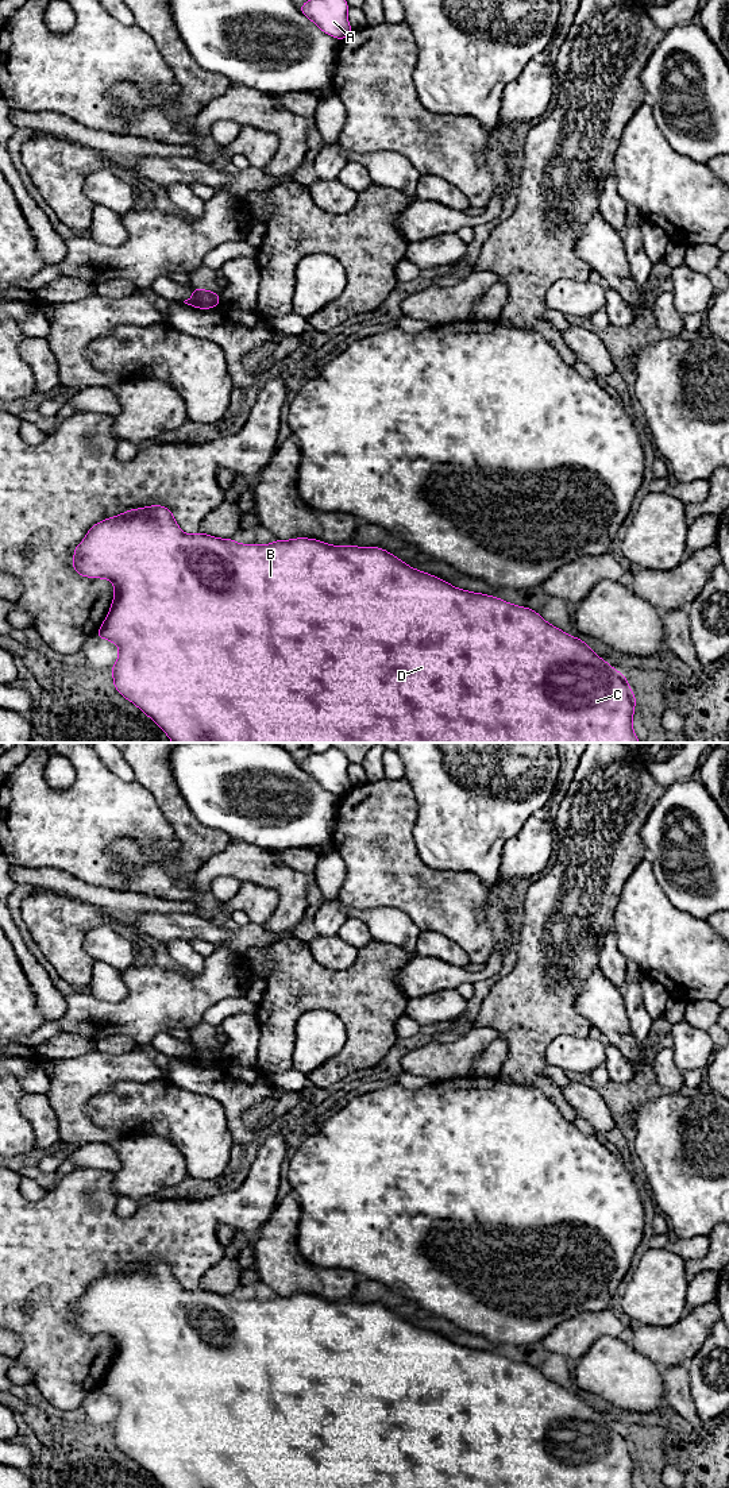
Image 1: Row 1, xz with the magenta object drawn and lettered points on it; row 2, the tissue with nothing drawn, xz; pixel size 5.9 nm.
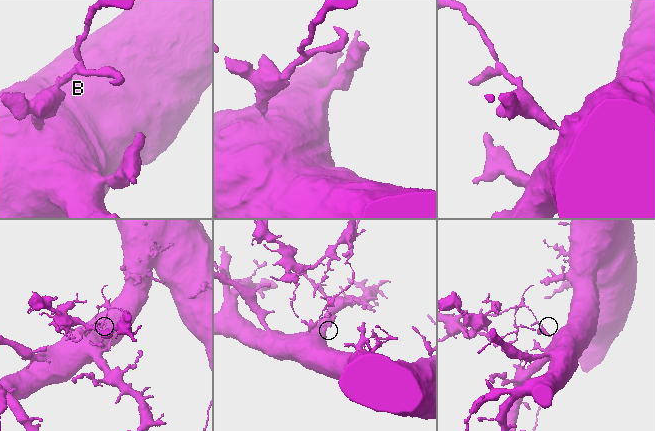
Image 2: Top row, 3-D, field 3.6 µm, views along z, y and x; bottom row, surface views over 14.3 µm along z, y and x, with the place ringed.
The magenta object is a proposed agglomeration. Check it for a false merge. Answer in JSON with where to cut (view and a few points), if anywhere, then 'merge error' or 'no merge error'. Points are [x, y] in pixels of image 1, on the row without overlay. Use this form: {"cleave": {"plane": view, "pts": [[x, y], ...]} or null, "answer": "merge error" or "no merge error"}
{"cleave": {"plane": "xz", "pts": [[211, 1048], [219, 1055]]}, "answer": "merge error"}

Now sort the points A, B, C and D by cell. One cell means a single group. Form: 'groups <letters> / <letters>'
groups A / B C D

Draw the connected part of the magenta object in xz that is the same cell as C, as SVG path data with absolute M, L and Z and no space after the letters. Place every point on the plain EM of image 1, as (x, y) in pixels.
M151 1261L128 1265L119 1272L93 1280L84 1296L76 1302L73 1311L73 1326L78 1331L96 1335L107 1334L115 1342L112 1362L96 1388L99 1396L107 1395L119 1403L119 1414L111 1423L115 1446L138 1462L163 1488L633 1488L634 1449L630 1446L624 1430L599 1414L586 1402L586 1398L551 1381L537 1368L529 1364L517 1362L493 1352L460 1346L432 1330L409 1323L405 1318L379 1303L363 1304L354 1300L348 1303L331 1302L308 1294L296 1294L292 1296L277 1295L274 1299L265 1302L256 1299L239 1300L232 1294L219 1295L202 1288L194 1291L184 1290L169 1264Z

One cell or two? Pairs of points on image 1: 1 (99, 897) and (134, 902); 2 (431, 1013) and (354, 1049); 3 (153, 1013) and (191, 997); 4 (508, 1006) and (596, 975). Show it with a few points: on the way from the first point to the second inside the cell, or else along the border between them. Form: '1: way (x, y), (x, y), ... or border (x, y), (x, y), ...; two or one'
1: way (107, 898), (126, 902); one
2: border (409, 999), (404, 1013); two
3: way (162, 1003), (166, 999), (181, 999); one
4: border (597, 966), (581, 983), (574, 1002), (577, 1010); two

